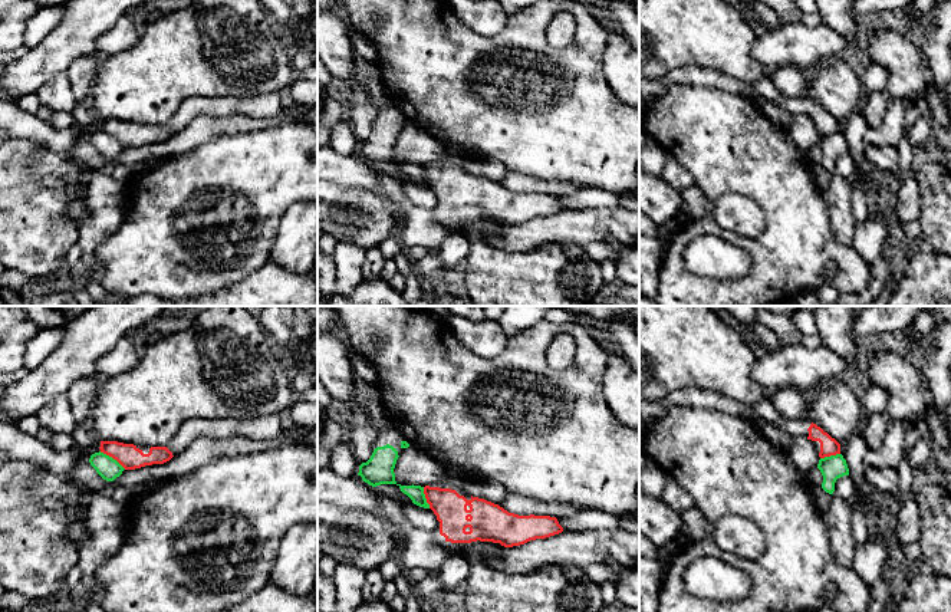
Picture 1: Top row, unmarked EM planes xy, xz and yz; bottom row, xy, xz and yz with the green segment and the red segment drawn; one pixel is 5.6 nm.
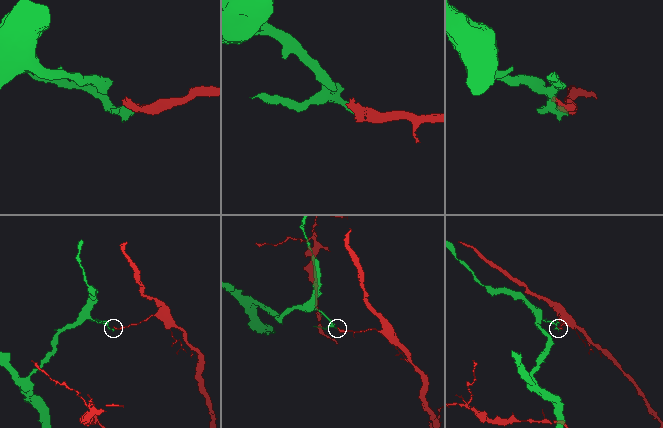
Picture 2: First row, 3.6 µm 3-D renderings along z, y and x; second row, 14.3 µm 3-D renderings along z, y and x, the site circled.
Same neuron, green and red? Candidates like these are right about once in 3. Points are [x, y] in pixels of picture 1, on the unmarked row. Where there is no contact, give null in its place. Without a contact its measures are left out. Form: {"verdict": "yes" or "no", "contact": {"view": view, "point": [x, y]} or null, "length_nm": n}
{"verdict": "no", "contact": {"view": "xy", "point": [111, 135]}, "length_nm": 180}

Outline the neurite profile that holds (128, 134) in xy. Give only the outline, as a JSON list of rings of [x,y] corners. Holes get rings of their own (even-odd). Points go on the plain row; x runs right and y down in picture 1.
[[[101,119],[99,128],[116,138],[125,148],[164,142],[174,135],[167,125],[151,125],[149,131],[144,132],[136,124],[118,119]]]

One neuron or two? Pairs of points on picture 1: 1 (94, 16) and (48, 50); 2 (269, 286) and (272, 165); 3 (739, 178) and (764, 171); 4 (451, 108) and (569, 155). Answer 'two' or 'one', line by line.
1: one
2: two
3: one
4: one

